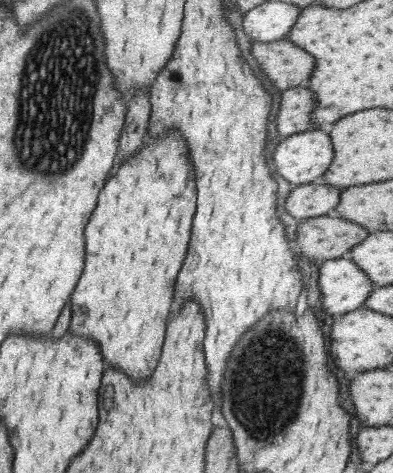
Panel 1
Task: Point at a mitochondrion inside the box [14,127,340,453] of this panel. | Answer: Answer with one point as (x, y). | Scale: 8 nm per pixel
(266, 391)

